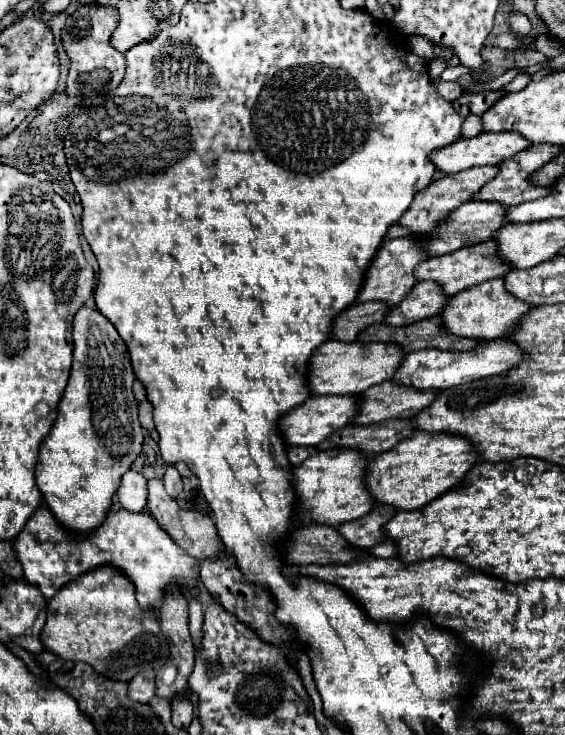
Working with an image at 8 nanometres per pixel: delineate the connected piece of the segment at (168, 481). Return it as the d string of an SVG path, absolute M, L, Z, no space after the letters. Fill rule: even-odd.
M173 466L167 468L167 474L163 476L163 482L165 482L167 492L169 492L173 498L183 490L183 488L181 488L181 476L177 474L177 470L175 470Z

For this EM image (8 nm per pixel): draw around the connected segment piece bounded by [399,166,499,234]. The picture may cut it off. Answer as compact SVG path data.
M475 166L475 168L469 168L469 170L457 172L457 174L449 174L443 180L435 180L435 184L429 184L429 188L425 188L425 192L421 192L421 194L415 196L413 204L409 206L409 210L405 212L405 216L401 216L399 224L407 226L415 234L425 234L425 232L429 234L429 232L437 230L439 224L443 224L455 208L459 208L461 204L473 200L473 196L489 180L493 180L497 174L499 174L497 166Z

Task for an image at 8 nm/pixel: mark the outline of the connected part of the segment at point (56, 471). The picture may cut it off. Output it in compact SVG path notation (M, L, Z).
M81 308L73 318L73 368L69 384L59 402L59 416L53 430L43 440L39 450L39 462L35 468L35 480L39 490L61 526L73 534L89 534L105 522L113 496L121 486L121 476L131 470L131 464L141 454L143 428L139 424L139 402L133 396L135 372L131 368L131 358L127 344L117 334L117 328L99 312Z

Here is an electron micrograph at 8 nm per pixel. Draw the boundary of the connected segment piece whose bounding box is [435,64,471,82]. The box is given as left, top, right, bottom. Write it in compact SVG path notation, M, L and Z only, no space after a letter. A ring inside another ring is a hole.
M463 64L449 66L435 82L439 82L439 80L459 80L461 76L467 76L467 74L471 74L471 68L469 66L463 66Z

